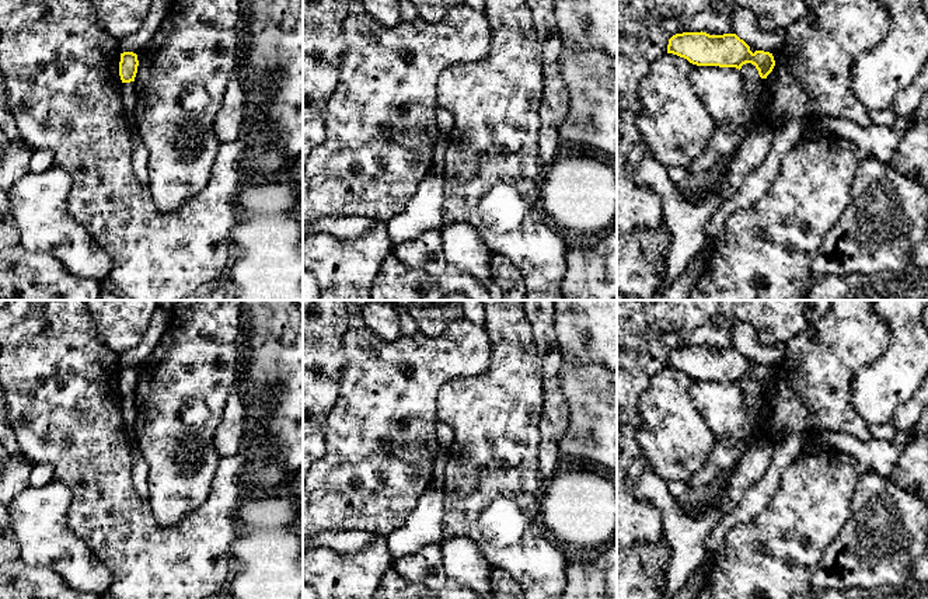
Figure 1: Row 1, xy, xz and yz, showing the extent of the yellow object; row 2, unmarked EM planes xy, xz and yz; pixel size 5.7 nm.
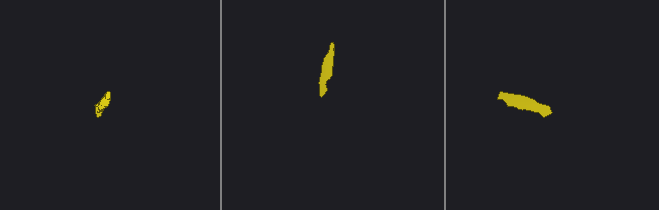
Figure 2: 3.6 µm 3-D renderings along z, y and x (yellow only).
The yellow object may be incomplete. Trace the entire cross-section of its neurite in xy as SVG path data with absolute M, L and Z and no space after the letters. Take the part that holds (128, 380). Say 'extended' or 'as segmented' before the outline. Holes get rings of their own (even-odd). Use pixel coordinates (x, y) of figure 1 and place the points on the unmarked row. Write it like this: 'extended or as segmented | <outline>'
extended | M133 366L121 368L119 376L119 390L122 394L122 418L126 429L126 436L129 440L135 440L135 419L136 419L136 407L135 407L135 391L137 387L137 369Z

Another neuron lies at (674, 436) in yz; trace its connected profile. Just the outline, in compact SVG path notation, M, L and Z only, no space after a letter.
M664 368L639 401L638 442L666 483L692 478L718 442L690 397L692 382L687 373Z

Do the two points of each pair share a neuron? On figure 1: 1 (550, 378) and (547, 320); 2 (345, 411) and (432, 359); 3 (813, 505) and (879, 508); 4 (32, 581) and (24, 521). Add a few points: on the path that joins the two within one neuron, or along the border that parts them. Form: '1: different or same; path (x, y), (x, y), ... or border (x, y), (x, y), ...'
1: same; path (550, 364), (543, 354), (546, 334)
2: same; path (366, 411), (373, 411), (404, 380), (411, 379)
3: different; border (862, 476), (850, 500), (850, 515), (836, 536)
4: different; border (14, 536), (27, 564), (49, 567), (60, 577)

